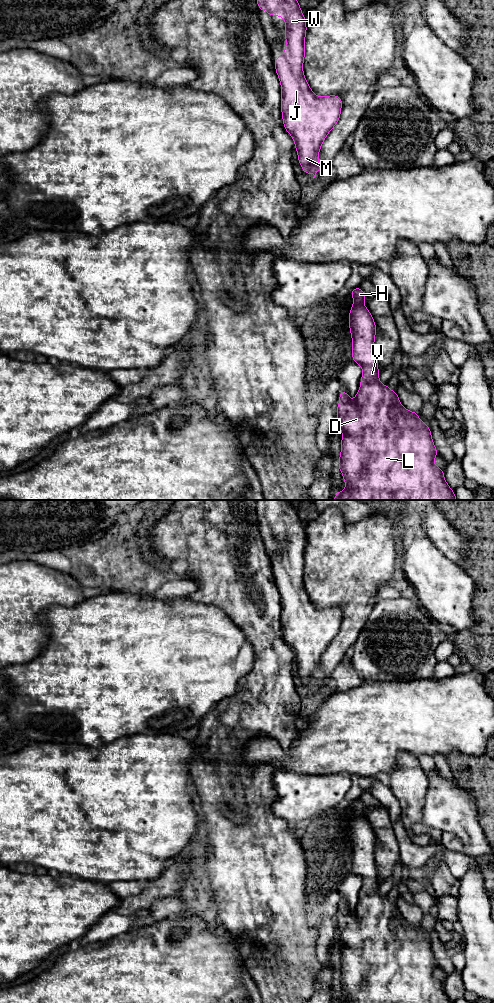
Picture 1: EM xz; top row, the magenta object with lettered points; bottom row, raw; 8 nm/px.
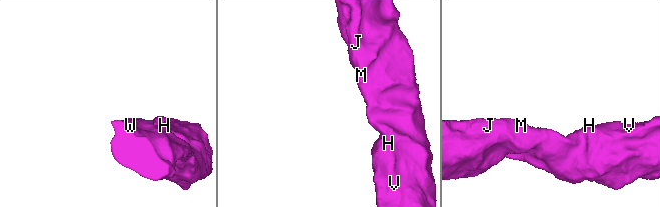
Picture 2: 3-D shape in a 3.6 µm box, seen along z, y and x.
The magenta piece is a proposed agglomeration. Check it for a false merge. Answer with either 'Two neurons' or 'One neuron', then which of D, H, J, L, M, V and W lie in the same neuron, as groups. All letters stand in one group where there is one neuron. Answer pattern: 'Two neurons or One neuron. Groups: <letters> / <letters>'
One neuron. Groups: D H J L M V W

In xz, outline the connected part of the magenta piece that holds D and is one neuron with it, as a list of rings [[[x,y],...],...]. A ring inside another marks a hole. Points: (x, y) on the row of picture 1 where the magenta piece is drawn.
[[[360,287],[349,292],[354,303],[349,312],[349,328],[352,337],[352,360],[363,369],[360,388],[353,402],[343,389],[337,405],[337,419],[342,431],[341,454],[338,467],[346,482],[344,491],[334,495],[334,500],[457,500],[454,491],[444,479],[444,470],[434,465],[438,451],[434,446],[431,429],[418,418],[418,412],[404,408],[398,398],[397,391],[393,392],[388,386],[379,382],[377,363],[378,358],[374,348],[376,324],[370,311],[364,306],[366,294]],[[397,408],[396,421],[391,418],[391,409]]]

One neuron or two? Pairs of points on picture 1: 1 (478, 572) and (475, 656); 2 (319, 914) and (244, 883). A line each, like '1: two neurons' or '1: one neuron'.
1: one neuron
2: two neurons

